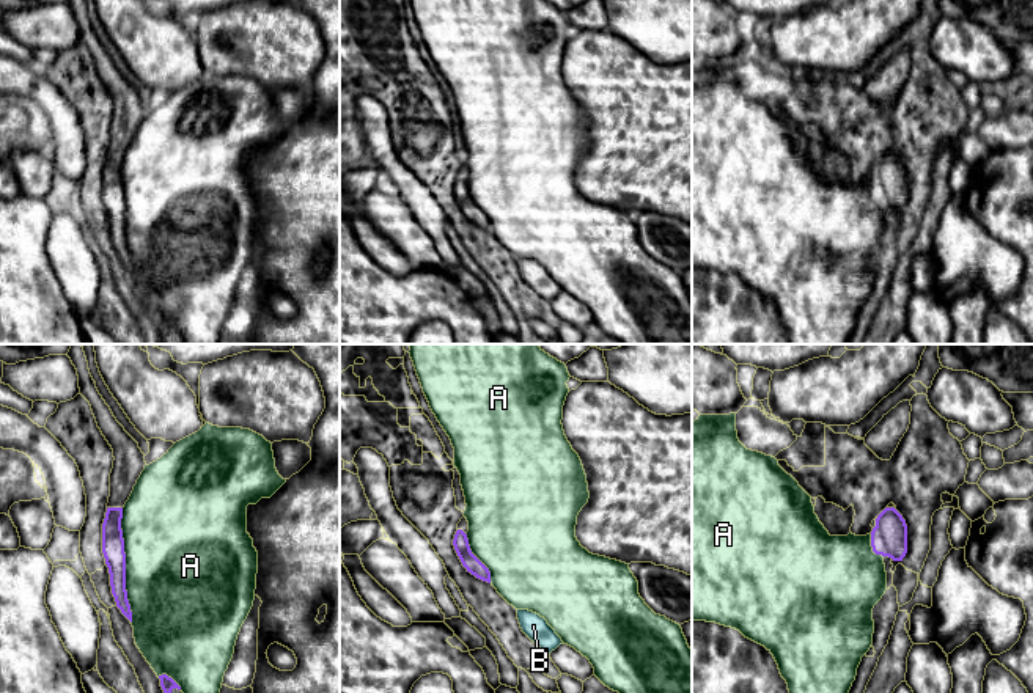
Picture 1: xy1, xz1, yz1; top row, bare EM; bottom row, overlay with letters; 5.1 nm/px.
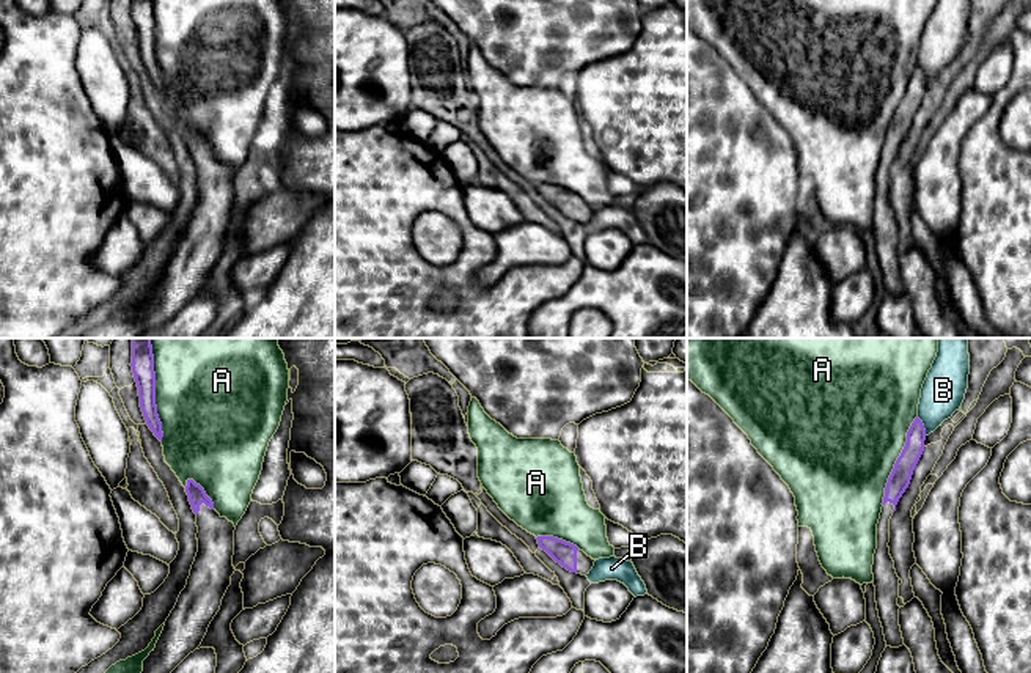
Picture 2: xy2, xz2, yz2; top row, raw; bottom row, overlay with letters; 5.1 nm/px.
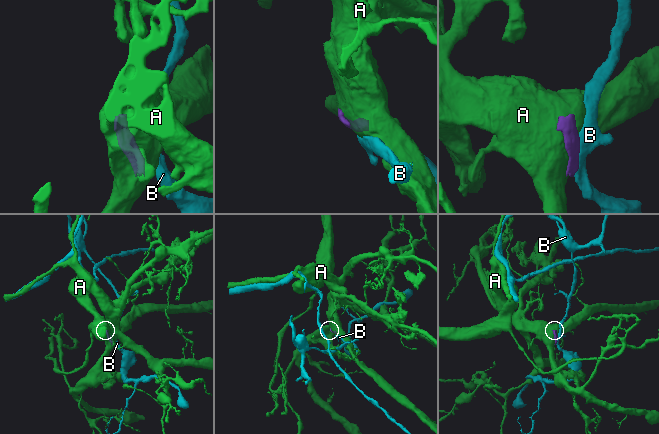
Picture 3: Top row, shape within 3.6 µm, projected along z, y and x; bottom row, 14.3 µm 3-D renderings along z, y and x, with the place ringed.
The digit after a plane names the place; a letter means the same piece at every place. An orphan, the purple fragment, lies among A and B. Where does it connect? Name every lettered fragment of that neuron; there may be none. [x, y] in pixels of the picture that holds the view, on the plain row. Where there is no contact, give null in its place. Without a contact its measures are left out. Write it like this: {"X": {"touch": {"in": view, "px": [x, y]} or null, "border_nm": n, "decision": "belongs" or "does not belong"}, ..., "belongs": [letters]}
{"A": {"touch": {"in": "xy1", "px": [124, 214]}, "border_nm": 600, "decision": "does not belong"}, "B": {"touch": {"in": "yz2", "px": [923, 74]}, "border_nm": 110, "decision": "does not belong"}, "belongs": []}

